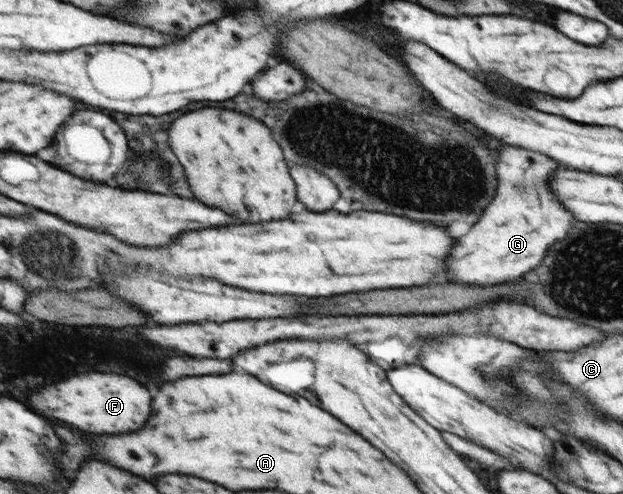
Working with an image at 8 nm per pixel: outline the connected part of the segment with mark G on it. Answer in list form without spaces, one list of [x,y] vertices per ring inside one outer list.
[[[514,145],[497,147],[498,188],[487,205],[487,217],[479,225],[471,225],[469,233],[459,237],[455,253],[451,253],[451,269],[447,271],[455,281],[495,285],[521,277],[537,267],[553,243],[561,241],[573,223],[573,214],[549,190],[547,179],[555,169],[568,167],[530,149]]]

